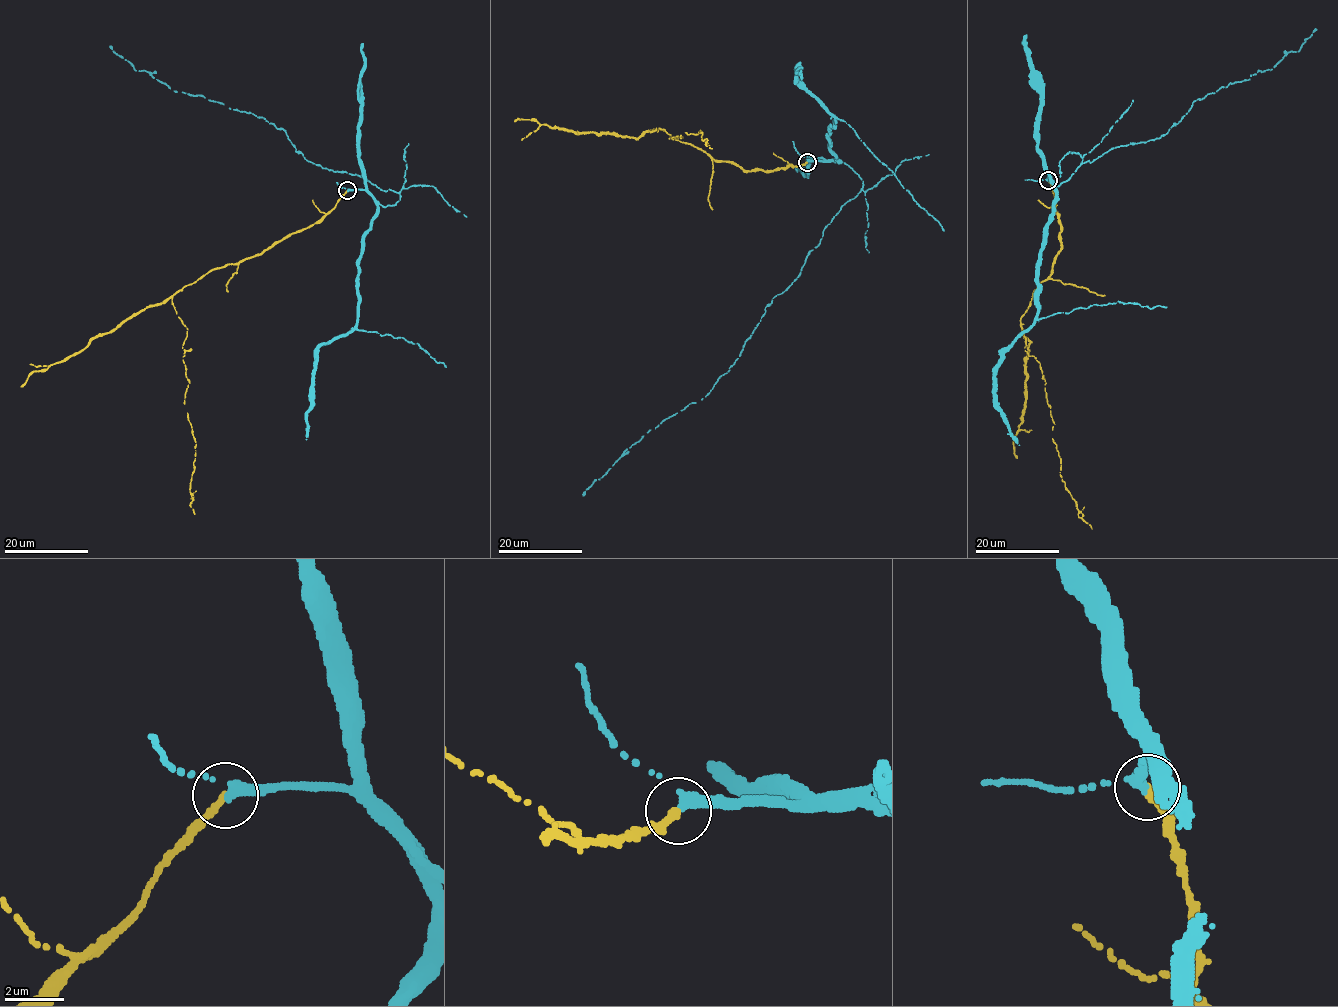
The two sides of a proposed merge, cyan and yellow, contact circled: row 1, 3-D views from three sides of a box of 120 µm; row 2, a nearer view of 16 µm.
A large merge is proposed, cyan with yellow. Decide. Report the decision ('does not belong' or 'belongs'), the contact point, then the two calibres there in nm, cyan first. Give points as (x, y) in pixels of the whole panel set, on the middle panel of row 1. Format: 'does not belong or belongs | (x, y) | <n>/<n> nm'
belongs | (807, 162) | 400/300 nm

